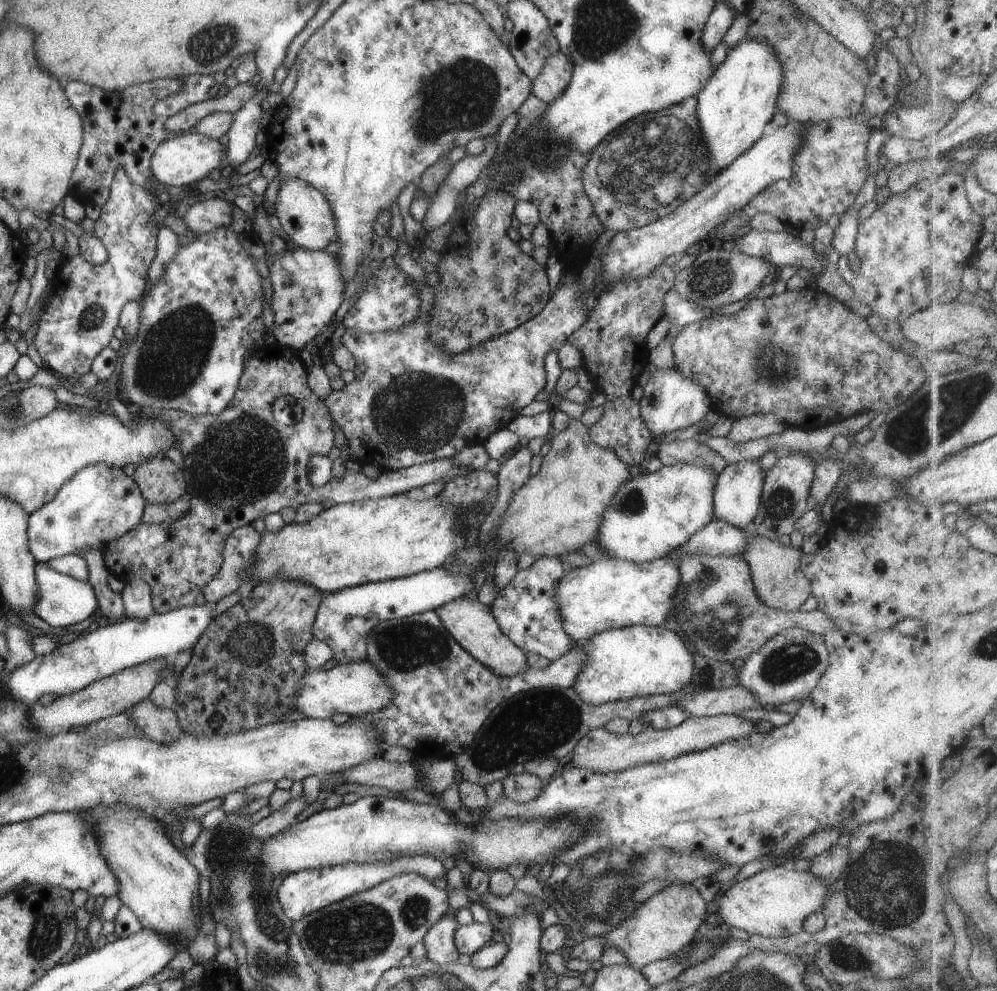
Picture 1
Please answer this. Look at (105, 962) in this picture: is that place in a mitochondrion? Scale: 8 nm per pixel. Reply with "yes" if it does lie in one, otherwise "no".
no

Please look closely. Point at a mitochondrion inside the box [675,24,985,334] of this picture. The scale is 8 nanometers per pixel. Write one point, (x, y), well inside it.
(712, 278)

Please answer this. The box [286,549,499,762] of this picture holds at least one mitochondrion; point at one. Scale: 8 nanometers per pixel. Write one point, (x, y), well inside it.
(410, 647)

